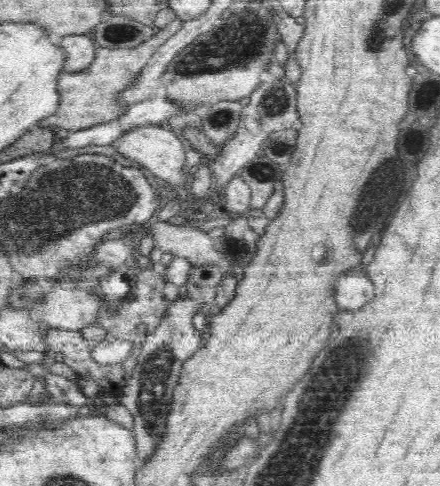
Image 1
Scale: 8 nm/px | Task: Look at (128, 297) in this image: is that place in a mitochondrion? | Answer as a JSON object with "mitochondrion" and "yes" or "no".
{"mitochondrion":"no"}

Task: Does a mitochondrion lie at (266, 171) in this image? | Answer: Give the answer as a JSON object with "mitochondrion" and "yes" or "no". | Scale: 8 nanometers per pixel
{"mitochondrion":"yes"}

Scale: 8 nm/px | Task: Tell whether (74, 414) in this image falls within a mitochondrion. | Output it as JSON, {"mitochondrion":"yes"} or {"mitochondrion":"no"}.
{"mitochondrion":"no"}

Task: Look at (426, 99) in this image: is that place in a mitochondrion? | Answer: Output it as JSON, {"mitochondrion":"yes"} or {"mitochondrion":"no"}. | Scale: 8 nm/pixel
{"mitochondrion":"no"}

